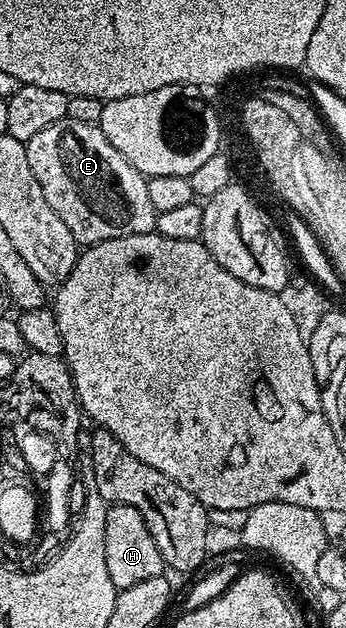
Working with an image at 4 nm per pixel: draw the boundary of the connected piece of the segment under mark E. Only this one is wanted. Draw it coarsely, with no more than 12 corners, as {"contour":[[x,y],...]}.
{"contour":[[68,119],[25,142],[78,246],[151,233],[147,179]]}

